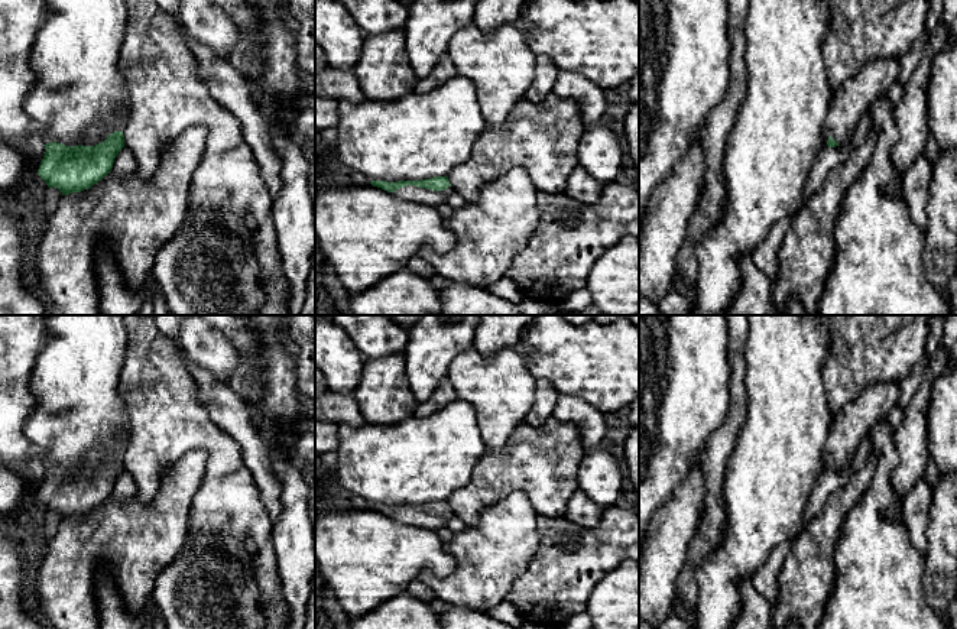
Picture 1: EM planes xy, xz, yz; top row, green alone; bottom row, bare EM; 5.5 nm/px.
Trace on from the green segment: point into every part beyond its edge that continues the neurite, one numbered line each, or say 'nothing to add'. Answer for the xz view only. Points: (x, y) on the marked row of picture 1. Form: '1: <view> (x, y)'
1: xz (424, 197)

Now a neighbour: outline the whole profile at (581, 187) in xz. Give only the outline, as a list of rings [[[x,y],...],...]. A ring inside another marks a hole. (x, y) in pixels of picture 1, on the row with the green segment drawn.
[[[577,166],[570,175],[564,194],[574,201],[591,205],[600,200],[603,185],[600,181],[591,178],[583,166]]]

